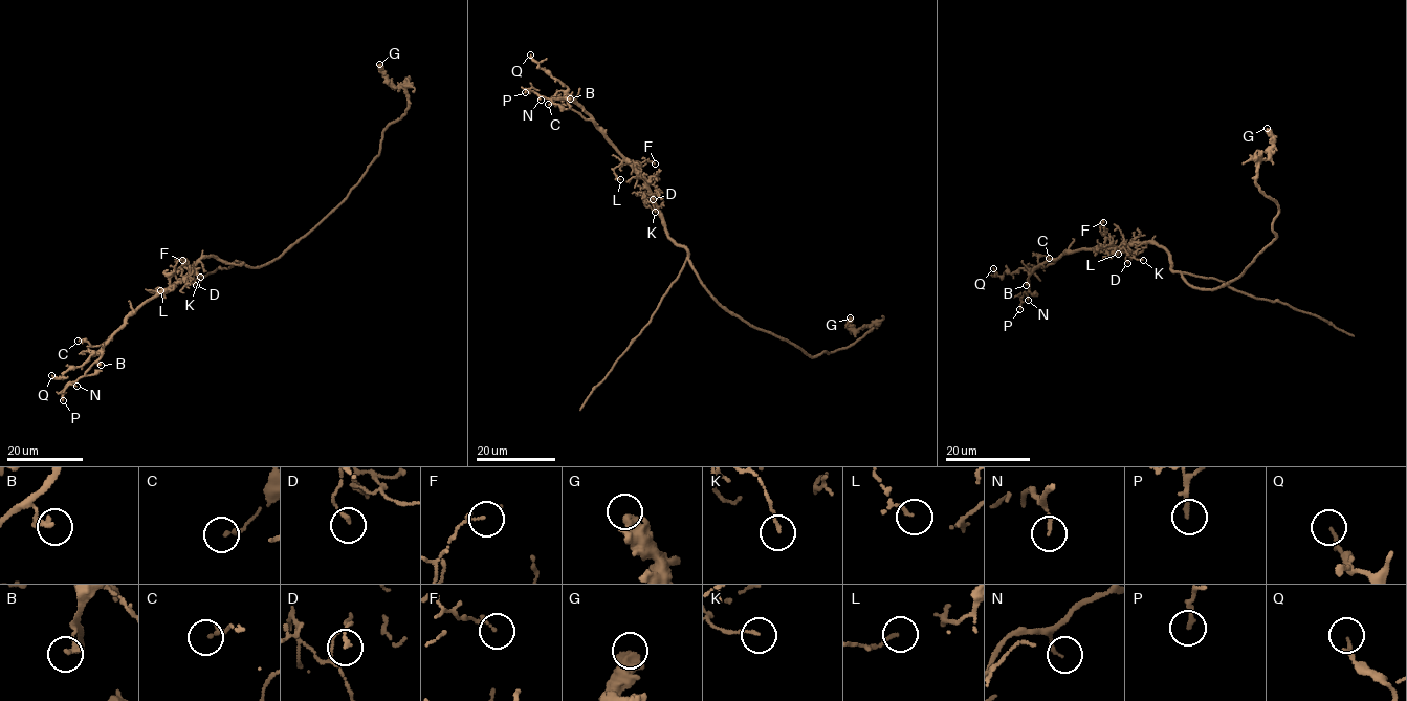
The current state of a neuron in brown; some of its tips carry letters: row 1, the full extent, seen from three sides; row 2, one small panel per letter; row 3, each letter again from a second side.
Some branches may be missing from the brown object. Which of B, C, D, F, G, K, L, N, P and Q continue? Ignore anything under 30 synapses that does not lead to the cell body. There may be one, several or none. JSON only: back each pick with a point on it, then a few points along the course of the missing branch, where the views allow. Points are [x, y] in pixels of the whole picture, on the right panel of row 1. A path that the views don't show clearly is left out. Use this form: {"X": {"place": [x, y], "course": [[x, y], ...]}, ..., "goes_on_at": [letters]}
{"goes_on_at": []}

